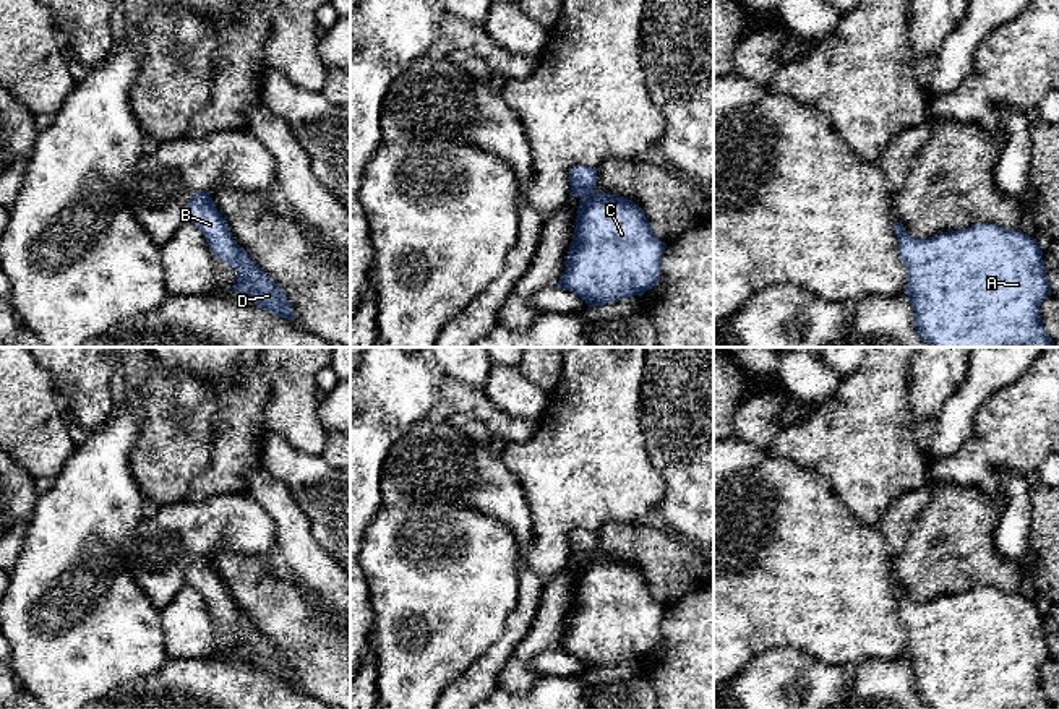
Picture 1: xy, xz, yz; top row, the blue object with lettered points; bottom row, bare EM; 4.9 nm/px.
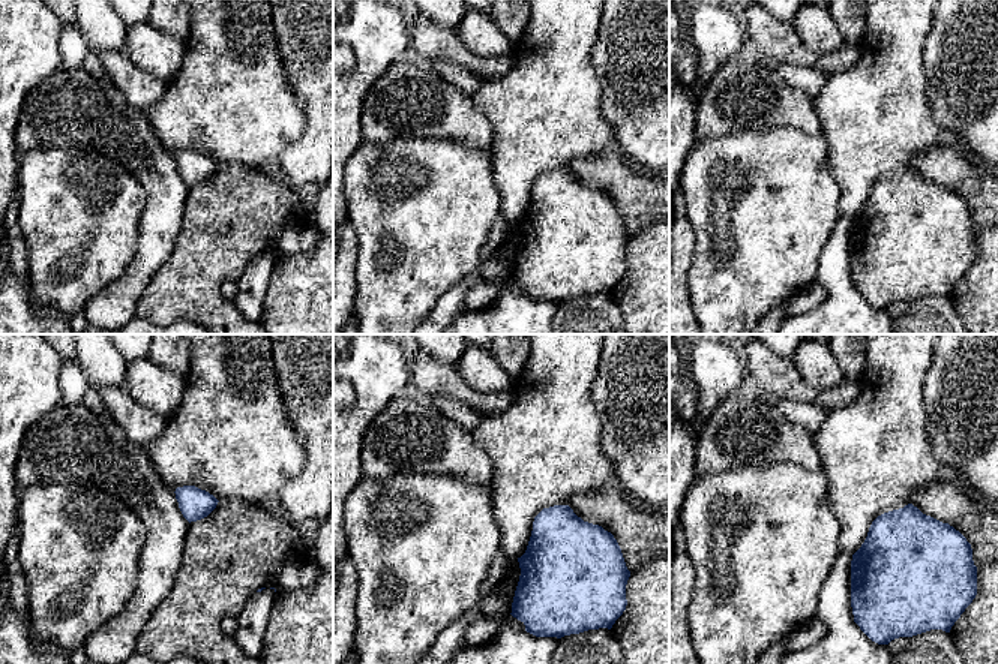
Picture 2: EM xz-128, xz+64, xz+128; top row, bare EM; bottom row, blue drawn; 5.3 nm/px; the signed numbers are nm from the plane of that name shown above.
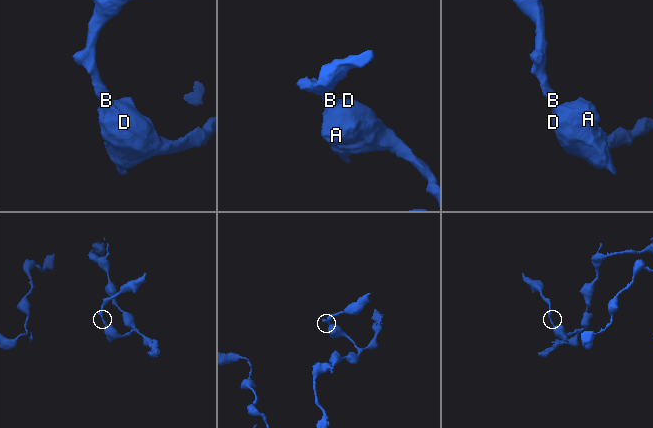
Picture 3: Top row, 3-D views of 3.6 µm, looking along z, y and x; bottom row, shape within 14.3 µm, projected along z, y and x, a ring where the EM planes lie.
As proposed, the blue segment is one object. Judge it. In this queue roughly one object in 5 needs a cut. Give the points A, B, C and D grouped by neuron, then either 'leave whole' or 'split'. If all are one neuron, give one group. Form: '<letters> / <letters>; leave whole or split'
A B C D; leave whole

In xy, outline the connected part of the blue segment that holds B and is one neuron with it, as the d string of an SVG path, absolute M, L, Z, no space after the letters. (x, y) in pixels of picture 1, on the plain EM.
M209 555L193 556L185 581L203 595L209 613L237 634L237 646L227 652L250 662L258 672L294 685L294 672L285 657L234 604L229 587L217 574Z

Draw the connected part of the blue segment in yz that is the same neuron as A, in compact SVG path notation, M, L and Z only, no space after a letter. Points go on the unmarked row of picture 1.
M895 582L894 594L908 636L903 652L915 677L915 693L929 709L1054 709L1040 683L1040 668L1051 652L1036 602L996 587L947 594L923 604L911 600Z

